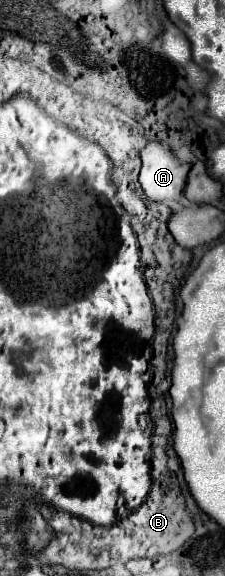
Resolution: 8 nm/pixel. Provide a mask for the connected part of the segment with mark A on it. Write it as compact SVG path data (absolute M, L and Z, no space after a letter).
M157 141L147 143L147 147L141 151L141 161L143 167L139 183L145 195L157 203L179 203L191 167L187 163L177 161L173 153Z

